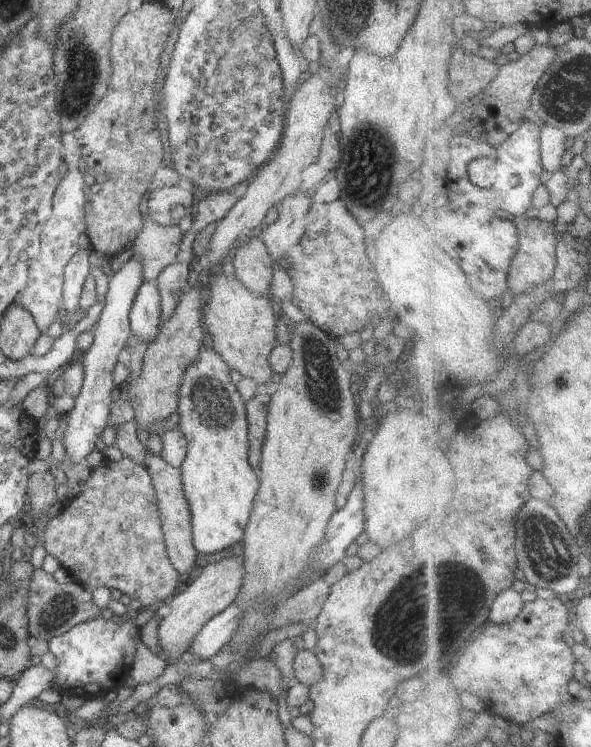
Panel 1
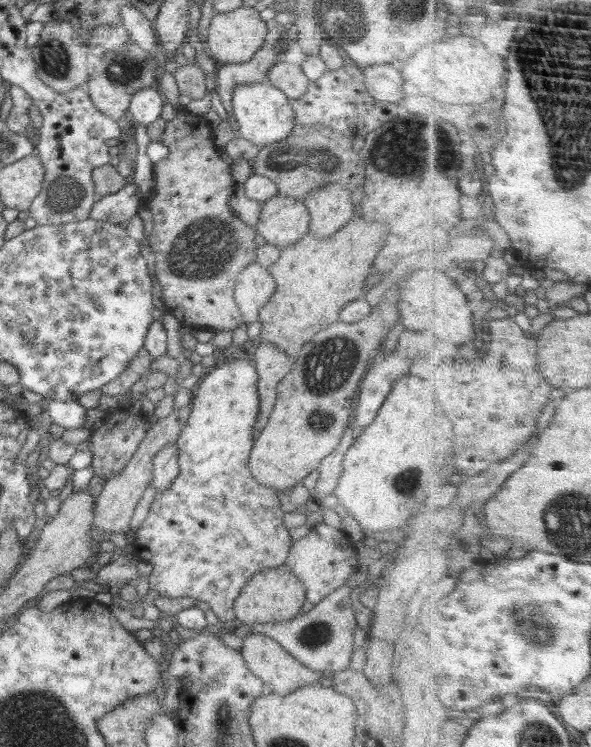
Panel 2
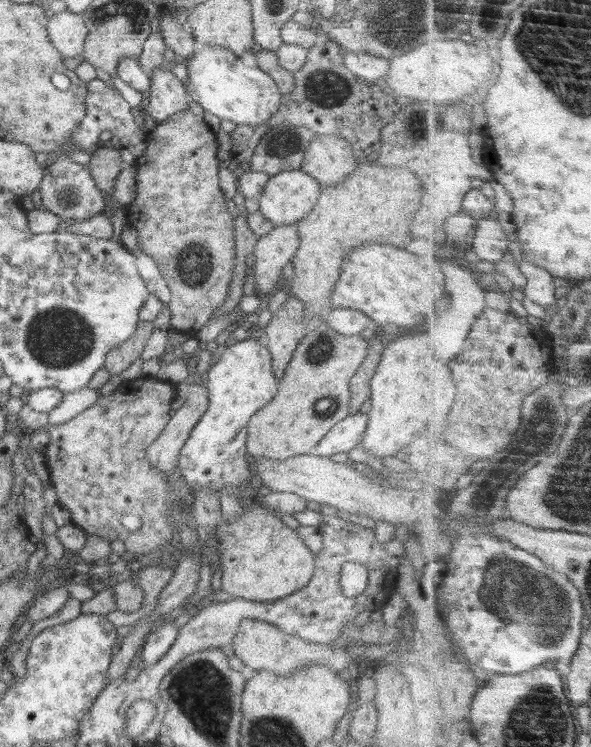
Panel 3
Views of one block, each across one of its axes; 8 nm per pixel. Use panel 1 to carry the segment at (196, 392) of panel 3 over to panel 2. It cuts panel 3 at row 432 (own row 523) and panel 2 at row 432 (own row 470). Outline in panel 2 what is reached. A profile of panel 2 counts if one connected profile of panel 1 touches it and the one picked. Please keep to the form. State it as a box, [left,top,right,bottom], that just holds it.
[93,405,191,534]

